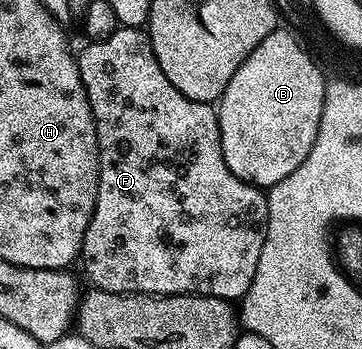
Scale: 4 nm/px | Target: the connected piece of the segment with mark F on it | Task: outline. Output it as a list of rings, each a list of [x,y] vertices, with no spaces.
[[[120,26],[109,37],[104,39],[96,39],[86,44],[88,47],[78,52],[79,72],[81,73],[81,81],[85,85],[85,93],[89,97],[89,105],[91,112],[95,118],[95,132],[97,133],[97,145],[99,146],[99,188],[97,189],[97,205],[93,209],[93,217],[89,221],[89,229],[85,229],[85,237],[83,238],[83,249],[81,252],[81,264],[83,263],[83,271],[91,278],[90,286],[100,291],[140,291],[141,293],[149,293],[150,295],[212,295],[218,299],[226,299],[228,301],[242,300],[243,294],[249,289],[249,285],[253,285],[253,273],[257,273],[257,261],[261,261],[261,245],[265,245],[265,233],[267,232],[267,218],[269,217],[269,209],[267,208],[267,196],[260,188],[255,187],[252,183],[246,183],[244,179],[238,179],[229,169],[229,165],[225,161],[225,153],[221,149],[221,129],[219,128],[219,116],[216,108],[209,103],[201,101],[193,101],[189,97],[185,97],[185,93],[181,93],[169,81],[169,77],[165,77],[165,73],[161,73],[161,65],[157,61],[157,57],[153,53],[153,45],[151,44],[151,36],[146,30],[138,27]]]

